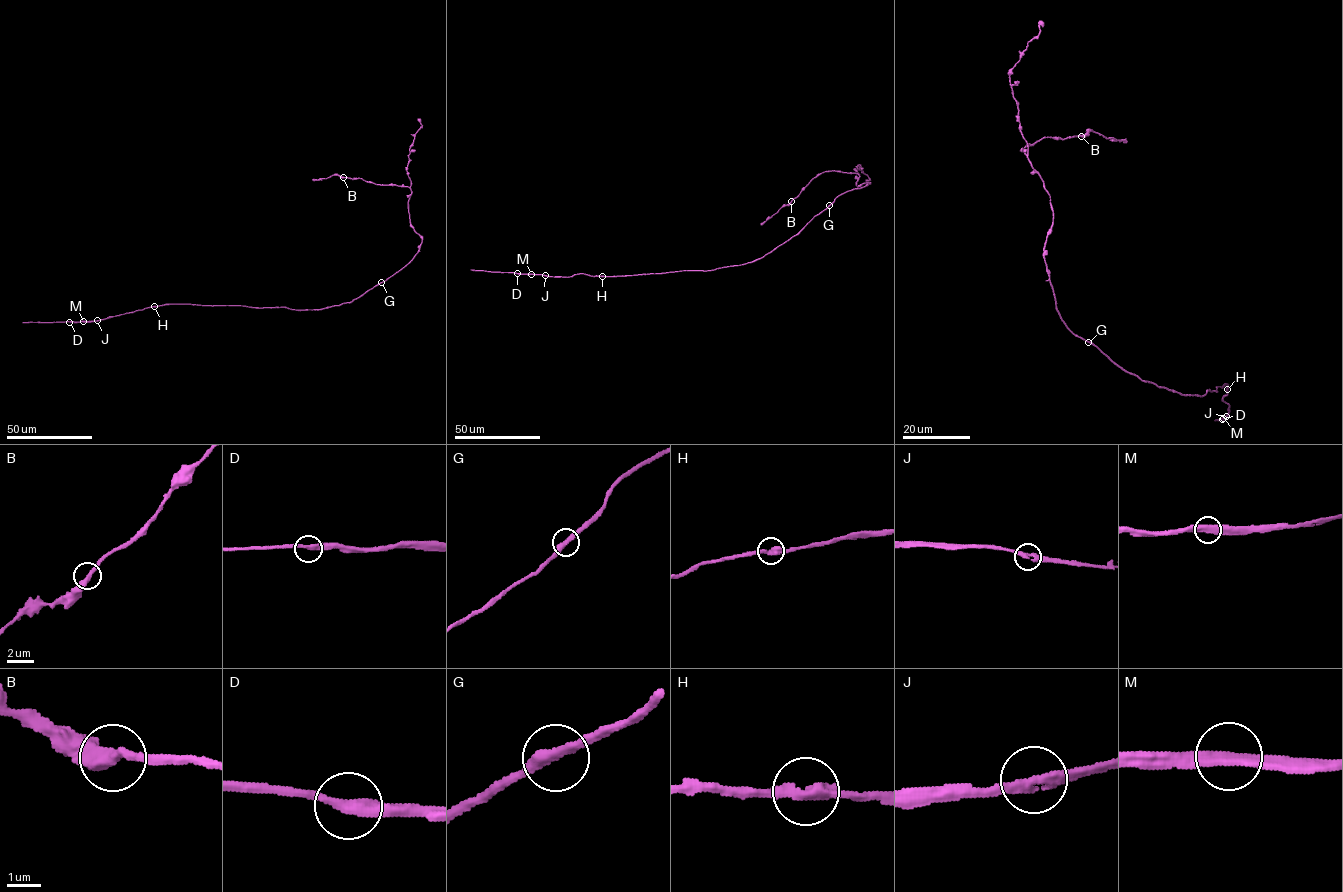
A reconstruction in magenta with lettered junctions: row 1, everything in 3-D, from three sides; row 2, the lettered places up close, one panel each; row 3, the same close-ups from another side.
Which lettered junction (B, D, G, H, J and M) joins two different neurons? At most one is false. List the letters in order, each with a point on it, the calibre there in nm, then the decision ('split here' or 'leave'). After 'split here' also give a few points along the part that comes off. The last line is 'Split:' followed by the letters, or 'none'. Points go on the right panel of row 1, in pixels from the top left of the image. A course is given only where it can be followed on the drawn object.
B: (1081, 136) | 360 nm | leave
D: (1222, 419) | 360 nm | leave
G: (1088, 342) | 320 nm | leave
H: (1227, 389) | 360 nm | leave
J: (1226, 416) | 320 nm | leave
M: (1223, 418) | 360 nm | split here
Split: M

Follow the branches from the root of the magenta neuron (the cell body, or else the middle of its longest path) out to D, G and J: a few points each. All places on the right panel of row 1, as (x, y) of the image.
D: (1166, 388), (1182, 394), (1203, 395), (1227, 384), (1227, 394), (1222, 400), (1229, 405), (1229, 411), (1222, 419)
G: (1166, 388), (1127, 373), (1088, 342)
J: (1166, 388), (1182, 394), (1203, 395), (1227, 384), (1227, 394), (1222, 398), (1229, 405), (1226, 416)

